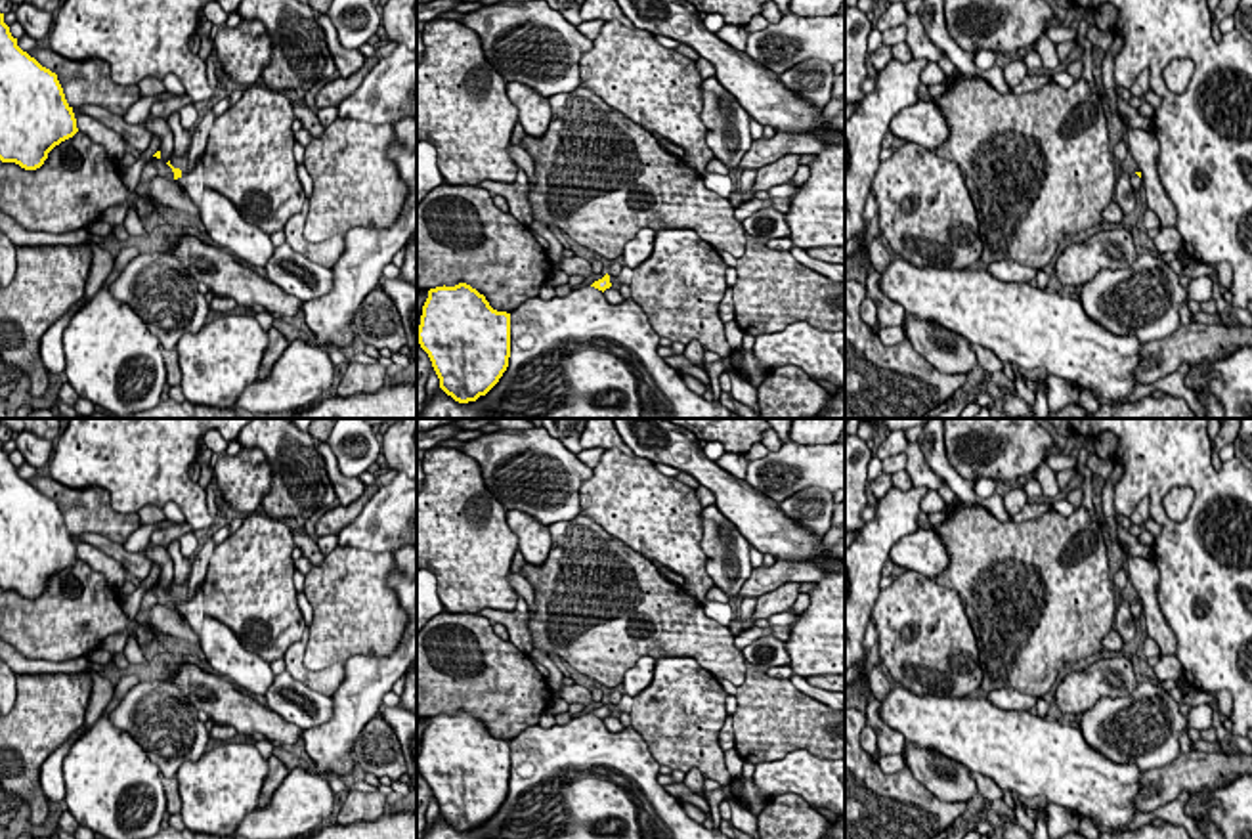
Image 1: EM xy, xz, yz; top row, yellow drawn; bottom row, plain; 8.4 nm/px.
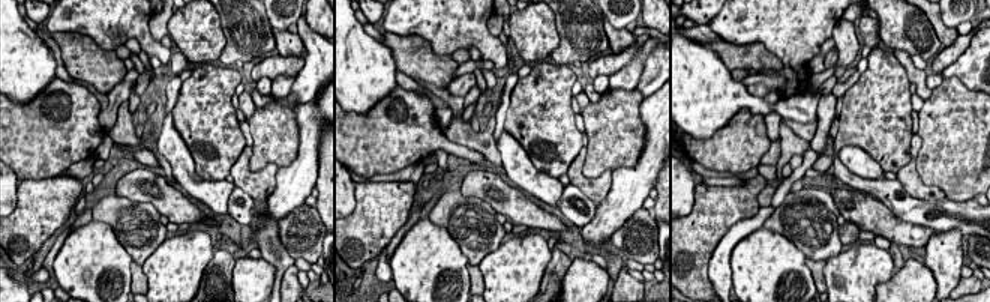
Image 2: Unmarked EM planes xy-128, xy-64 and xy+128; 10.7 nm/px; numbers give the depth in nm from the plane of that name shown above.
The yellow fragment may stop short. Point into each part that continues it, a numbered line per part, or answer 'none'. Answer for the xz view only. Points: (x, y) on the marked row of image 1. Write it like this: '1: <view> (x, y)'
1: xz (626, 276)

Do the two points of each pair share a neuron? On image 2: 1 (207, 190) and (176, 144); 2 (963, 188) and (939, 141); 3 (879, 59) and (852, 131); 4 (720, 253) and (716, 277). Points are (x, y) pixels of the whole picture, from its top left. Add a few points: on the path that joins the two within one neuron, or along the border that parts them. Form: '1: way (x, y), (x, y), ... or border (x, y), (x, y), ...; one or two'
1: way (194, 185), (186, 178), (180, 158); one
2: way (963, 176), (963, 166), (951, 154); one
3: way (879, 77), (879, 104), (870, 113); one
4: way (720, 259), (719, 271); one

